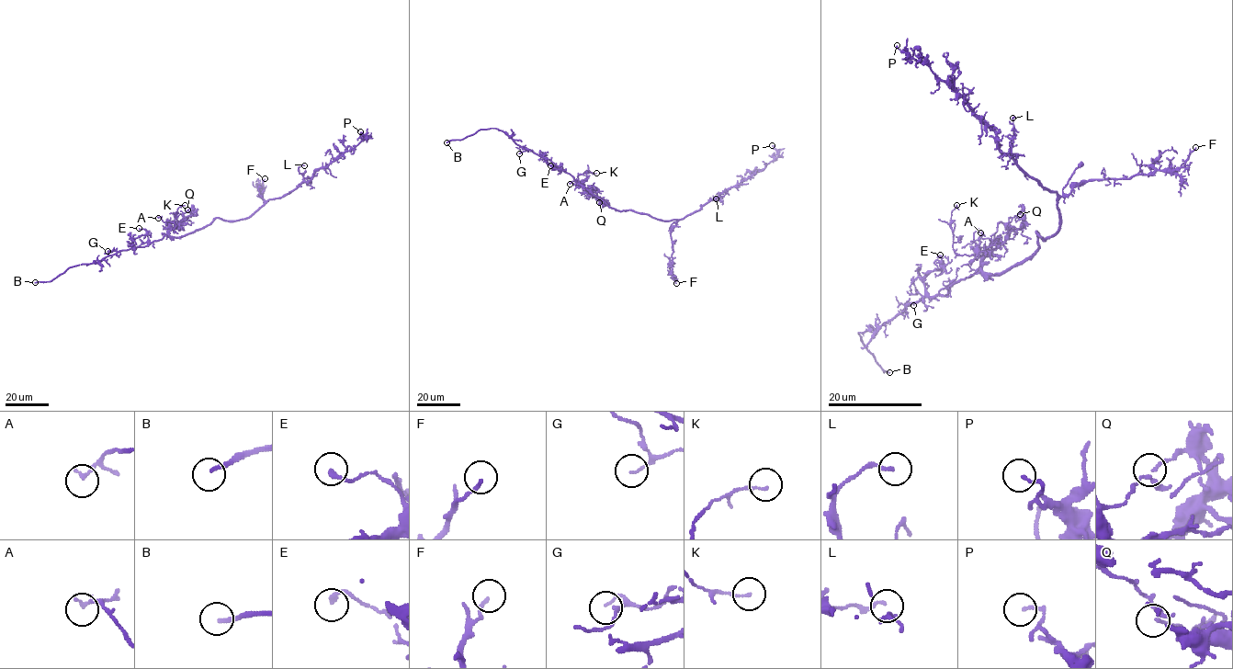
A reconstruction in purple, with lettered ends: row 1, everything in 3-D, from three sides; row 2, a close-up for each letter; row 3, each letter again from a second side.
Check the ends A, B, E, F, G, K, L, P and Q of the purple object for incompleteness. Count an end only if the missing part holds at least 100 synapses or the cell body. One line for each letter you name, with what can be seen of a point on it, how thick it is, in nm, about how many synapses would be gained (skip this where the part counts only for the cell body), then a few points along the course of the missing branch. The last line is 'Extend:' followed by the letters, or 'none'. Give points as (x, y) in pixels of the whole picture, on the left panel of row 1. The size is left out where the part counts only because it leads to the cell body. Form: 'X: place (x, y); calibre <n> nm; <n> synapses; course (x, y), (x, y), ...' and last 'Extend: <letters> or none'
B: place (35, 282); calibre 180 nm; course (35, 282), (19, 275)
Extend: B

